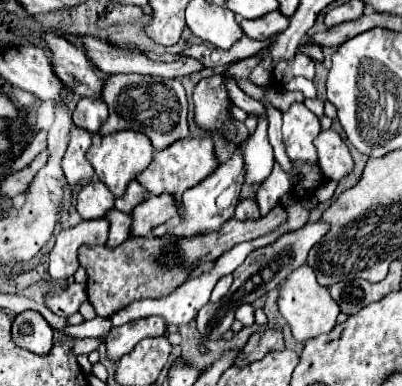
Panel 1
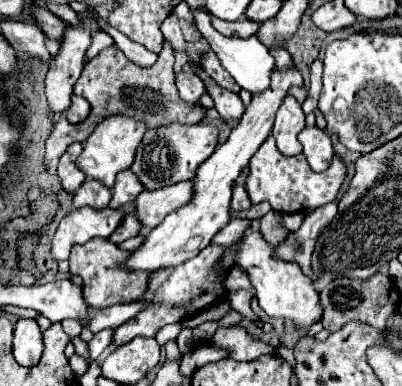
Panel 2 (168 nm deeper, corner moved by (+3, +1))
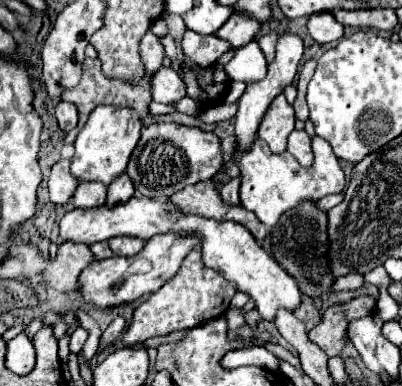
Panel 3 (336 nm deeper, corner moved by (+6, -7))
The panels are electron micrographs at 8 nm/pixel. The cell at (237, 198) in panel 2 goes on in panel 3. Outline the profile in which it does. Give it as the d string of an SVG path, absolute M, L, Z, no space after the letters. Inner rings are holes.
M230 178L226 184L220 186L222 200L224 200L226 204L238 206L238 204L240 204L240 200L238 200L238 188L240 188L240 178Z

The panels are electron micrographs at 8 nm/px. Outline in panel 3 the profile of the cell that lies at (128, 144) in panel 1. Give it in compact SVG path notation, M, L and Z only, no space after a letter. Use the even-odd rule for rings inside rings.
M96 106L92 110L92 116L80 130L74 142L74 156L70 160L70 172L78 180L96 180L108 186L116 176L126 172L126 164L130 160L130 154L140 140L140 128L142 118L132 108L122 106Z

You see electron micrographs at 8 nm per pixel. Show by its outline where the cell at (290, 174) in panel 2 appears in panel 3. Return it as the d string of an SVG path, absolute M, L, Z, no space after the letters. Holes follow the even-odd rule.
M312 136L312 154L314 154L312 166L304 168L288 152L274 154L274 152L270 152L268 144L264 144L264 140L260 140L260 138L254 140L252 146L242 154L242 158L238 162L240 178L242 178L240 204L244 208L248 208L250 212L254 212L256 218L266 228L272 228L272 224L276 224L280 214L294 208L300 200L320 200L328 194L342 192L346 186L344 172L340 168L338 158L332 152L332 148L328 148L328 142L320 140L318 136Z

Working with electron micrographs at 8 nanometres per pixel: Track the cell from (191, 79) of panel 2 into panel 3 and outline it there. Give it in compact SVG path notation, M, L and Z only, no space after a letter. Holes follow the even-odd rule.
M162 66L160 70L154 72L150 78L150 88L152 88L152 100L160 104L170 104L180 100L186 94L186 84L176 76L176 72L168 66Z

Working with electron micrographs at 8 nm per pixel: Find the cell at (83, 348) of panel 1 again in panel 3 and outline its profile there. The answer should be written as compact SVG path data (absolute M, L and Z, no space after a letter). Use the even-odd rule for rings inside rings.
M116 318L102 334L102 340L100 340L100 348L108 346L110 342L114 342L116 338L120 338L120 334L124 332L124 326L126 326L126 320L124 318Z

